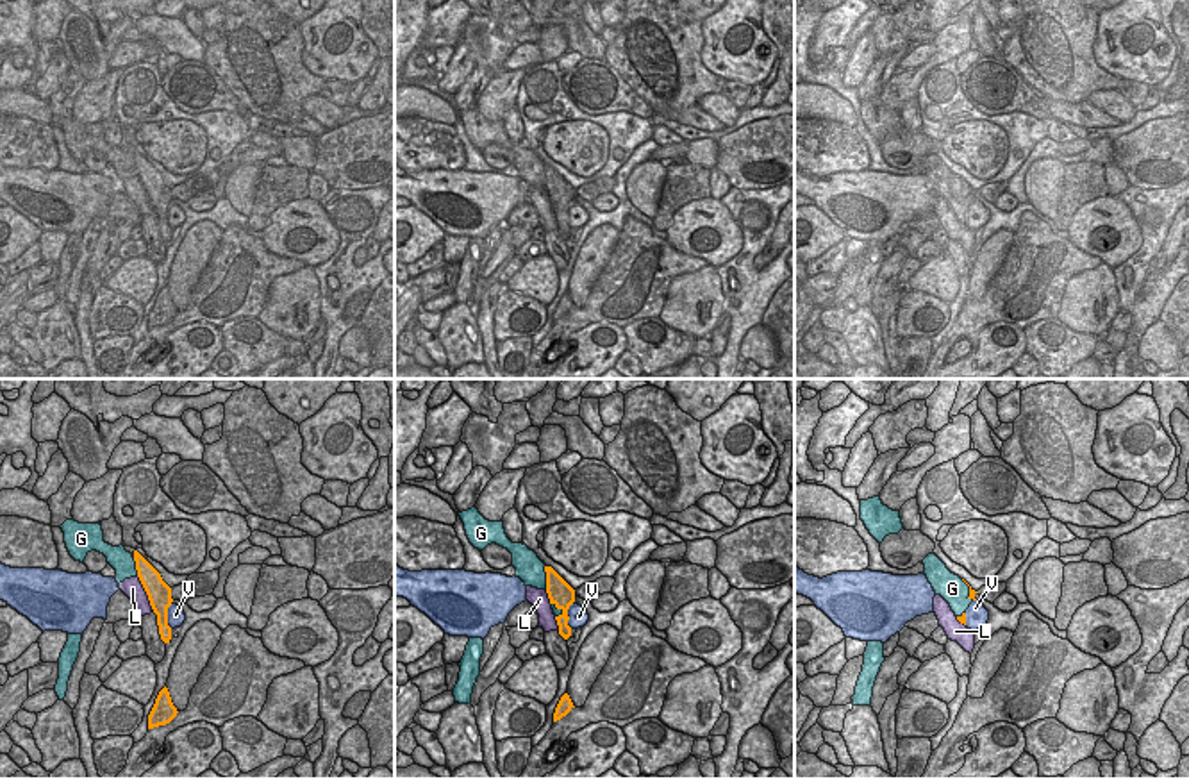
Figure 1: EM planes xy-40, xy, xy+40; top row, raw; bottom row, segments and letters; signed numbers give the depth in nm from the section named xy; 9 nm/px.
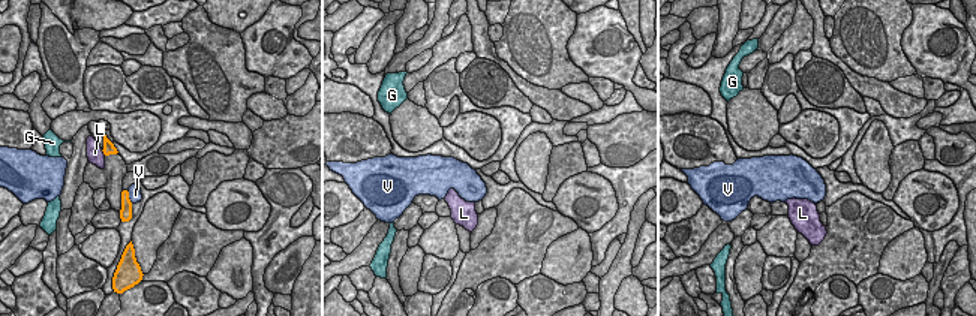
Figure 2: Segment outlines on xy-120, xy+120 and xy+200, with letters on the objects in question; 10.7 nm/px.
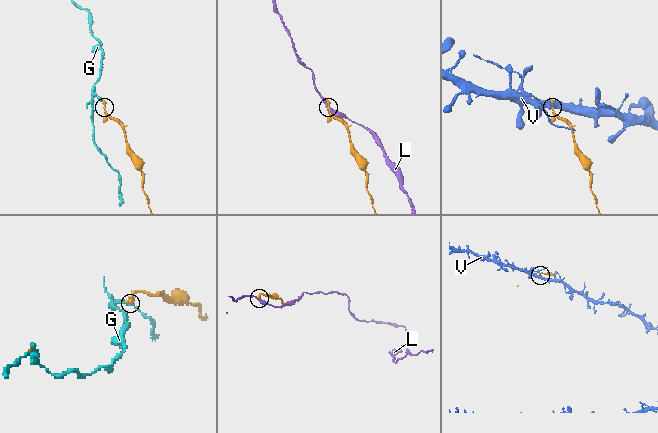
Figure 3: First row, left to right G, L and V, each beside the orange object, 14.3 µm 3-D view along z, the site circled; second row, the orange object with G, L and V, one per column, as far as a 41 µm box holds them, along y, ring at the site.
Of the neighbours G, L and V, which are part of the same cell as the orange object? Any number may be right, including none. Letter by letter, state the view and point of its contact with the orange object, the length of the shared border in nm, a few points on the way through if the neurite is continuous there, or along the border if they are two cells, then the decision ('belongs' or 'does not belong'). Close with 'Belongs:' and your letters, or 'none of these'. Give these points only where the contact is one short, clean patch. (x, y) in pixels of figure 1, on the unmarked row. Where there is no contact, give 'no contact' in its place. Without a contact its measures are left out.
G: contact xy (547, 177); length 220 nm; does not belong
L: contact xy-40 (145, 190); length 340 nm; does not belong
V: contact xy-40 (166, 215); length 260 nm; border xy-40 (172, 201), (168, 208), (170, 227); does not belong
Belongs: none of these

